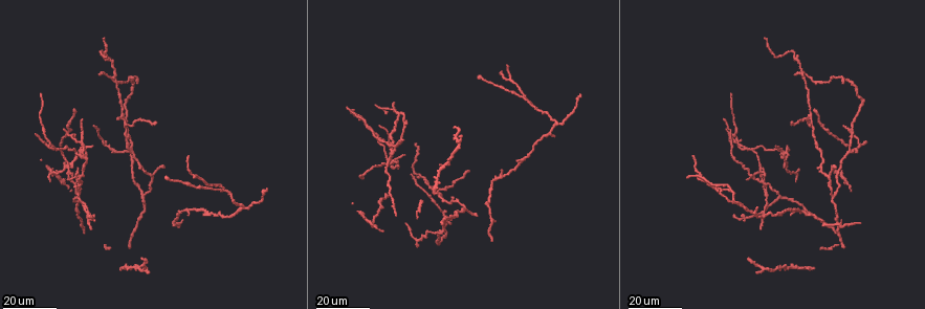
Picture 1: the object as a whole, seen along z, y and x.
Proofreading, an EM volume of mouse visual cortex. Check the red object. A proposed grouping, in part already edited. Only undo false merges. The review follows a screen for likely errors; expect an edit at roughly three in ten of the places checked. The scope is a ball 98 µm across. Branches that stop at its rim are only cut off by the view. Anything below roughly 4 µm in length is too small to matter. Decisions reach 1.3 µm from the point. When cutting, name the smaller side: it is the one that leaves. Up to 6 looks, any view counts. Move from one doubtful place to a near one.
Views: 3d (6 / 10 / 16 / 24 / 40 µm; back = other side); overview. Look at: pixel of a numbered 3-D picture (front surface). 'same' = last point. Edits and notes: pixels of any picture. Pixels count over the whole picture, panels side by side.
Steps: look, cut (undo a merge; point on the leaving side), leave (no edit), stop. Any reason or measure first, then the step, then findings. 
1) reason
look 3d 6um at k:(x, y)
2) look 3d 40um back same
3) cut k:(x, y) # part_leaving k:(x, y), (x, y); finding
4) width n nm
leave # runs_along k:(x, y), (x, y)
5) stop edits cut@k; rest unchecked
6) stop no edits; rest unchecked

look 3d 24um at 1:(416, 175)

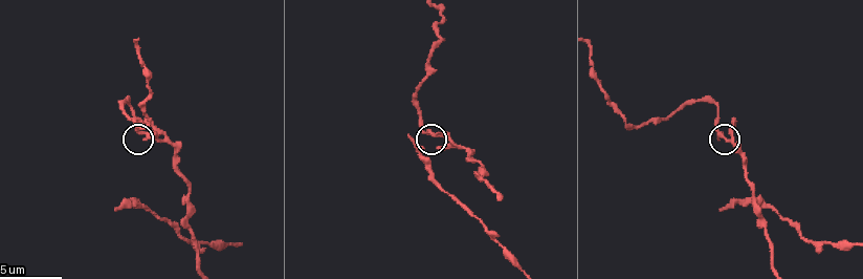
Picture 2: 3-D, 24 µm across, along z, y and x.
look 3d 6um at 2:(719, 130)

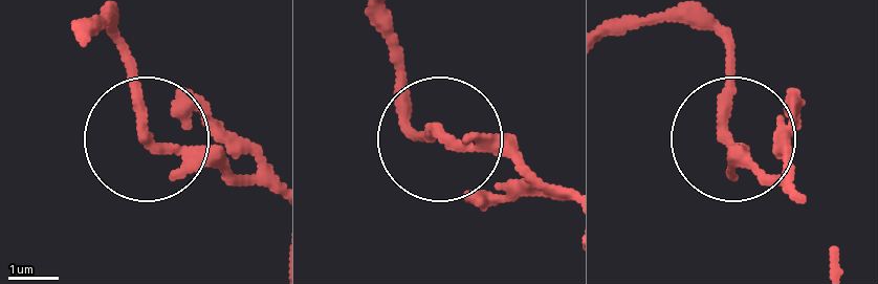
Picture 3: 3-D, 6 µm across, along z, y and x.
leave # runs_along 3:(562, 193), (499, 156), (403, 131); one cell here

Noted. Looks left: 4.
thick turns thin
look 3d 24um at 1:(183, 183)

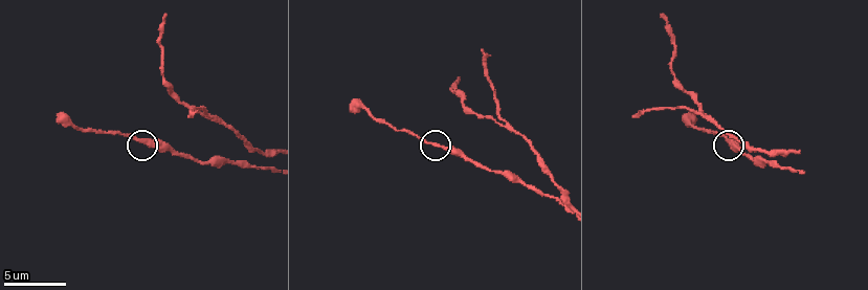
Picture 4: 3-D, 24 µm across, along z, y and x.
look 3d 10um at 4:(148, 142)

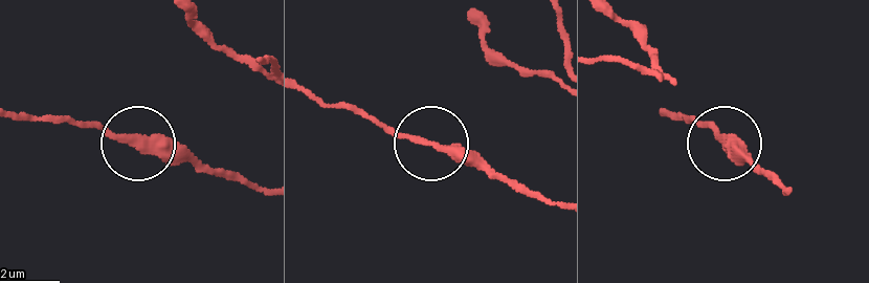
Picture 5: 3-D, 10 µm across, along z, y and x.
leave # runs_along 5:(786, 189), (698, 124); one cell here

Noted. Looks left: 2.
stop no edits; rest unchecked

